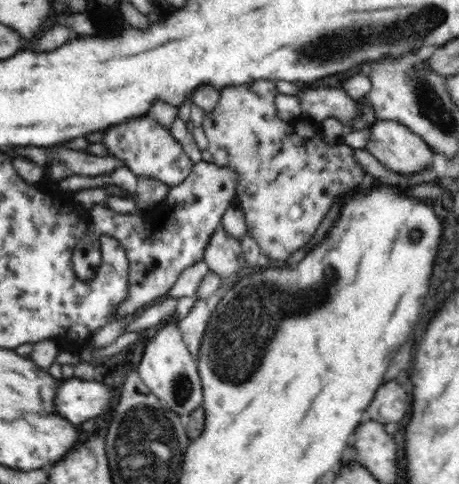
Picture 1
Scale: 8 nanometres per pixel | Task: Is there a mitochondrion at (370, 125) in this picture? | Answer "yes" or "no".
no

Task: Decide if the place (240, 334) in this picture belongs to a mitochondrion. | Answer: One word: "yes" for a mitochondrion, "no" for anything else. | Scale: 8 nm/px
yes

